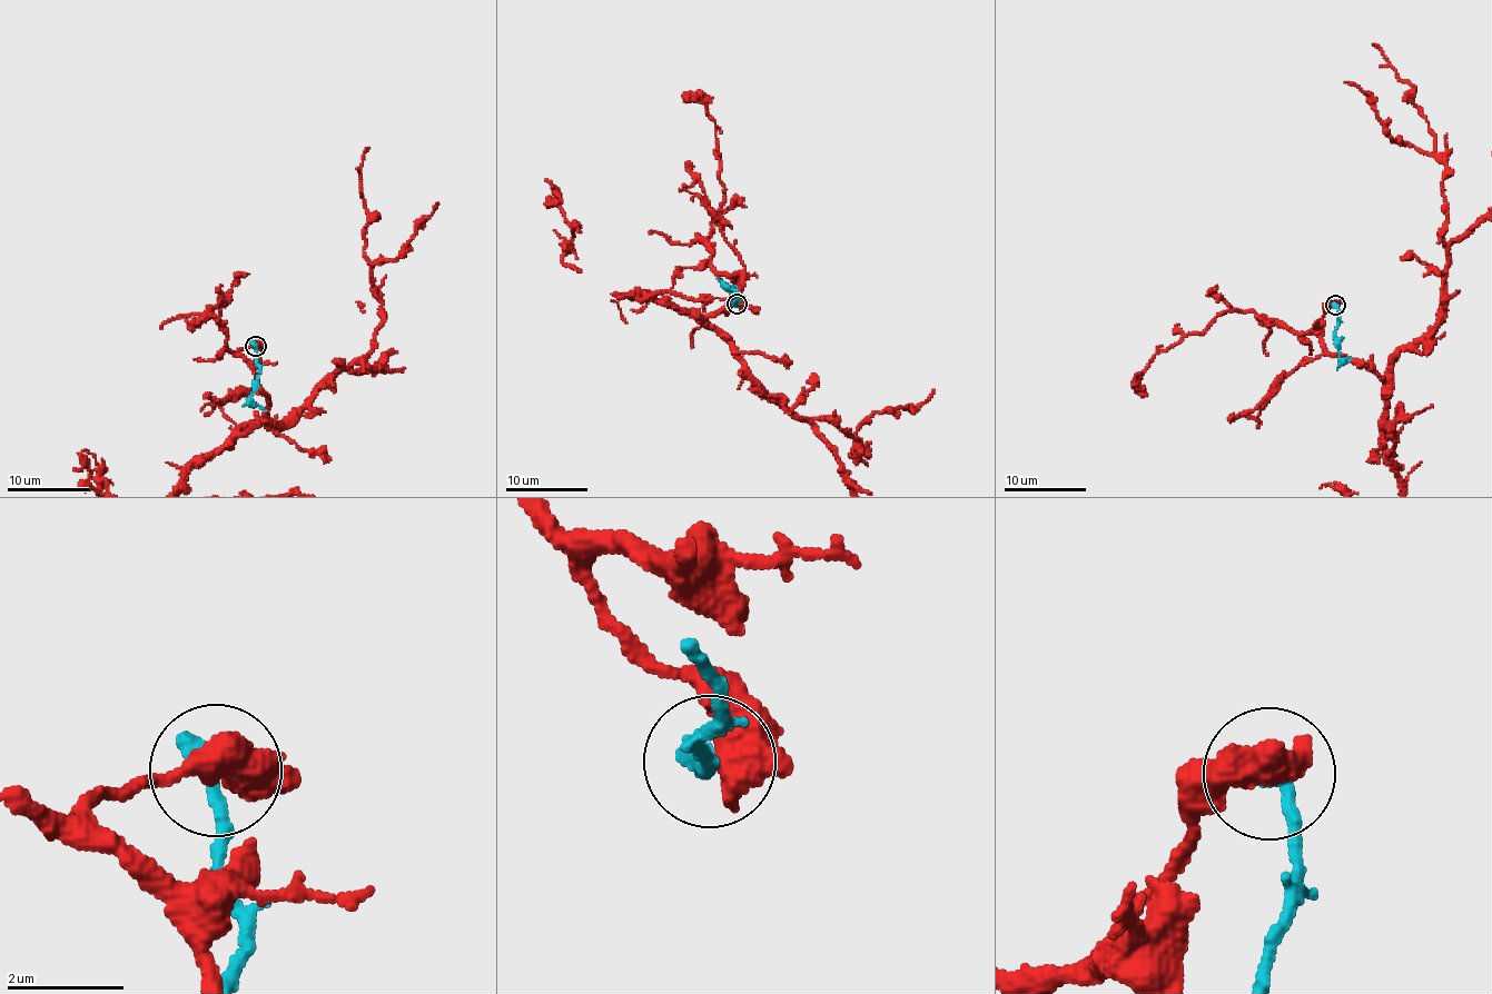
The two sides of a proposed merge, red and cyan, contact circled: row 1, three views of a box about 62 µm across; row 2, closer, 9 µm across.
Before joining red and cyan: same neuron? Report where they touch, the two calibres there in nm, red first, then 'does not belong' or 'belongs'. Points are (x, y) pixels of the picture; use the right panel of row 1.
place (1335, 305); calibres 480 and 440 nm; does not belong

